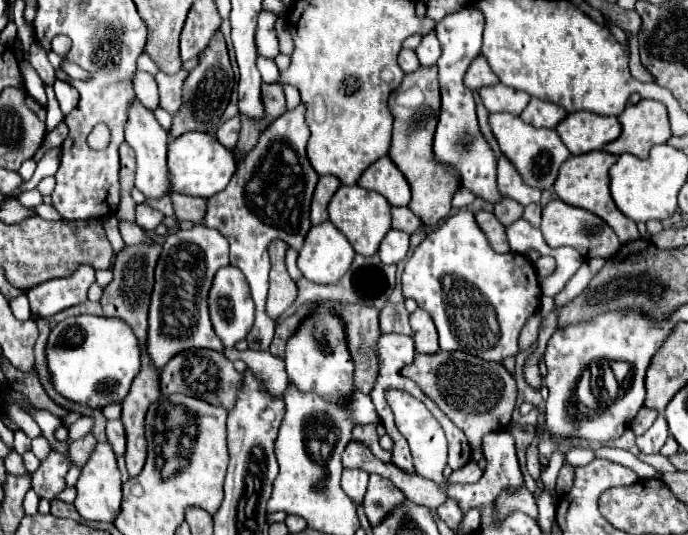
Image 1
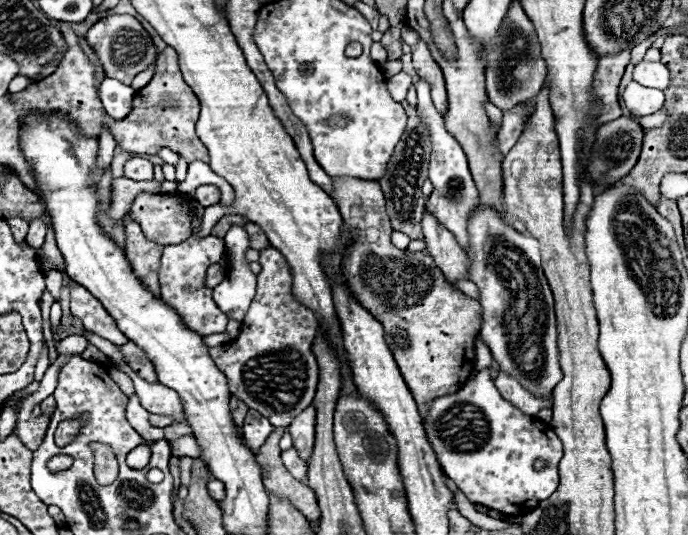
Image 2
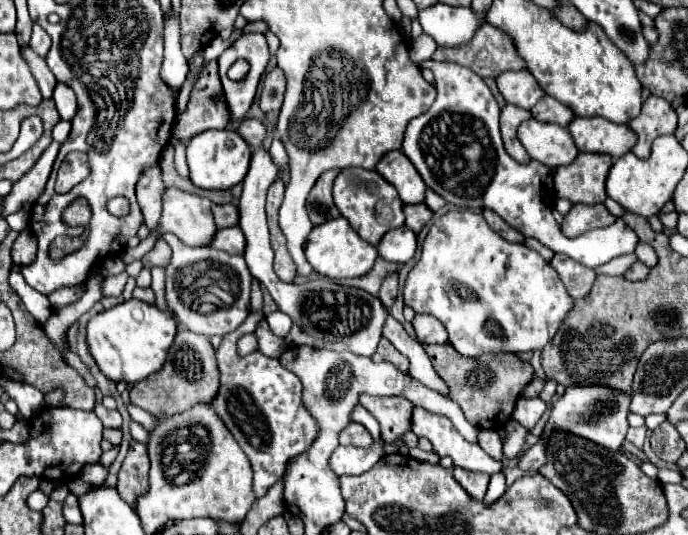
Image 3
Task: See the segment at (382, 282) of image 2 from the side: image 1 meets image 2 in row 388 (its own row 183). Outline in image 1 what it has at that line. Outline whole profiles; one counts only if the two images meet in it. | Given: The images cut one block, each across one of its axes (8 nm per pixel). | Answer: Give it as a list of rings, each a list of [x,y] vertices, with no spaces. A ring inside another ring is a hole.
[[[420,66],[416,72],[406,74],[400,88],[412,88],[418,86],[424,92],[424,102],[418,110],[394,106],[390,108],[394,114],[394,132],[392,132],[392,146],[388,156],[392,162],[406,174],[406,180],[412,184],[412,200],[408,208],[420,216],[424,224],[438,224],[450,214],[450,200],[452,194],[458,190],[458,174],[454,170],[442,170],[434,162],[434,154],[430,154],[430,142],[434,138],[434,126],[438,124],[438,112],[440,112],[440,88],[438,88],[438,68]]]

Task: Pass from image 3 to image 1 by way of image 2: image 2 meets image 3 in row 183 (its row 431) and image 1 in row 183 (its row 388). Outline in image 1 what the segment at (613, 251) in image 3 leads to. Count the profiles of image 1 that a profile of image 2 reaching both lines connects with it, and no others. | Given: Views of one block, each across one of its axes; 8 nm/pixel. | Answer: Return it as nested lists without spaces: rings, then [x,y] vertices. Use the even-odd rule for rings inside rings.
[[[466,6],[456,14],[448,14],[446,18],[442,18],[442,22],[436,24],[436,34],[442,46],[442,56],[438,60],[442,110],[432,142],[432,152],[438,164],[448,164],[458,172],[462,188],[468,188],[478,198],[496,204],[504,198],[496,186],[496,156],[480,132],[474,96],[464,86],[464,74],[470,62],[480,54],[482,30],[484,30],[484,14],[476,6]]]

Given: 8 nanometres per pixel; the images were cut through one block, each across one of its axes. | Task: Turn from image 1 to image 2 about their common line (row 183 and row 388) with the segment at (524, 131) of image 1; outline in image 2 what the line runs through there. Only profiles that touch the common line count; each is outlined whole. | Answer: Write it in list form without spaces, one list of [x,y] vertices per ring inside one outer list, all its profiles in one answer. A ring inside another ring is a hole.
[[[480,204],[468,218],[466,254],[468,278],[480,290],[482,342],[490,348],[492,358],[502,372],[510,372],[510,376],[534,396],[550,400],[554,386],[562,380],[562,370],[558,362],[554,298],[540,266],[538,240],[516,232],[500,212]]]

